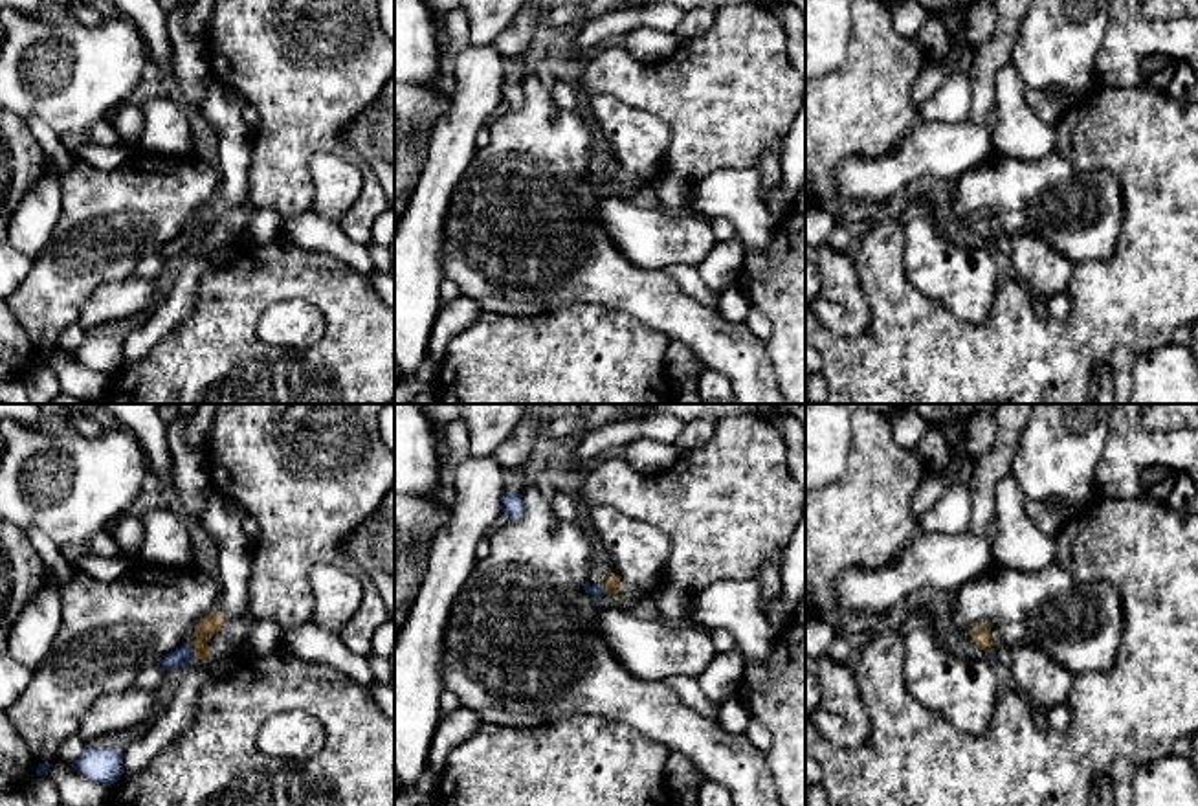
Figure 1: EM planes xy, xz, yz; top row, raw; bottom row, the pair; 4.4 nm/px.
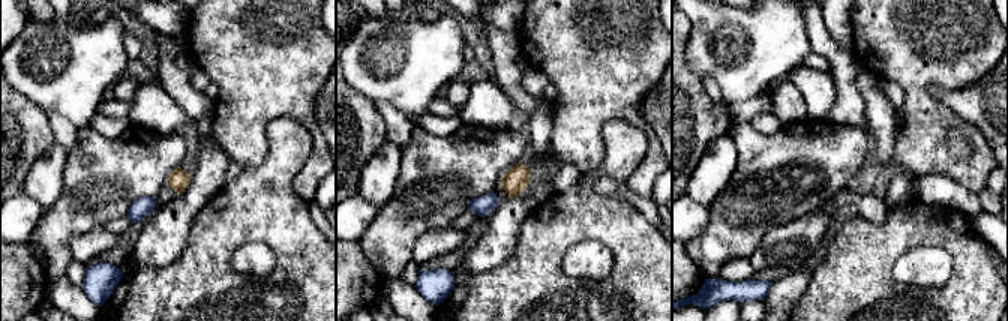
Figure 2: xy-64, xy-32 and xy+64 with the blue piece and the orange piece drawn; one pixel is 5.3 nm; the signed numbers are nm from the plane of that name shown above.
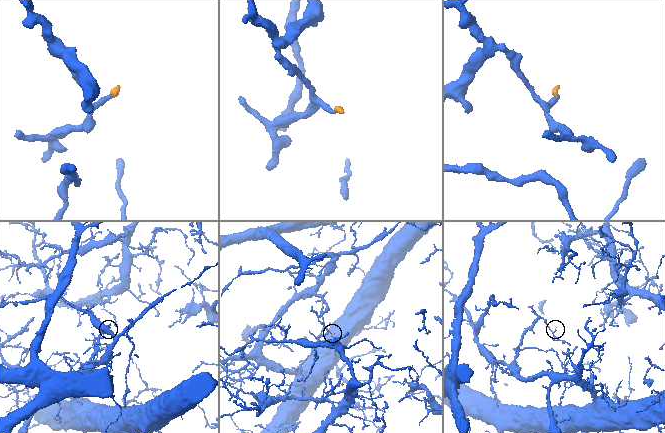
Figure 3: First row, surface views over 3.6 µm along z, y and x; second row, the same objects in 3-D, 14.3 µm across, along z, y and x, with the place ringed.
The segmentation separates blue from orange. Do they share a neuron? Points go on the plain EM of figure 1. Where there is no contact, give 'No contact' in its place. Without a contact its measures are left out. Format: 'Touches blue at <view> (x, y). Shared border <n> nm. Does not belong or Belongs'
Touches blue at xy (193, 241). Shared border 70 nm. Belongs

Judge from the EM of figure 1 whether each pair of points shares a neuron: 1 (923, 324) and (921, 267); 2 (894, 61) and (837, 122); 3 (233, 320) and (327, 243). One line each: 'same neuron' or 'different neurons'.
1: different neurons
2: same neuron
3: different neurons

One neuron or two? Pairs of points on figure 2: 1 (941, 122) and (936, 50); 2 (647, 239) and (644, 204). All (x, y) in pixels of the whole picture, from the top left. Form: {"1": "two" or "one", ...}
{"1": "one", "2": "two"}

